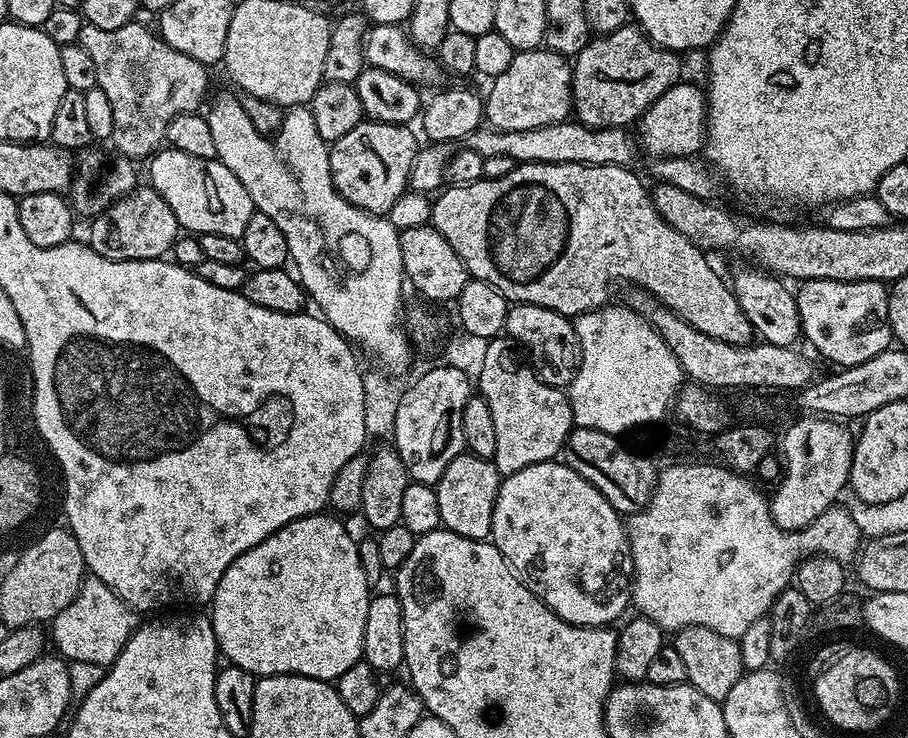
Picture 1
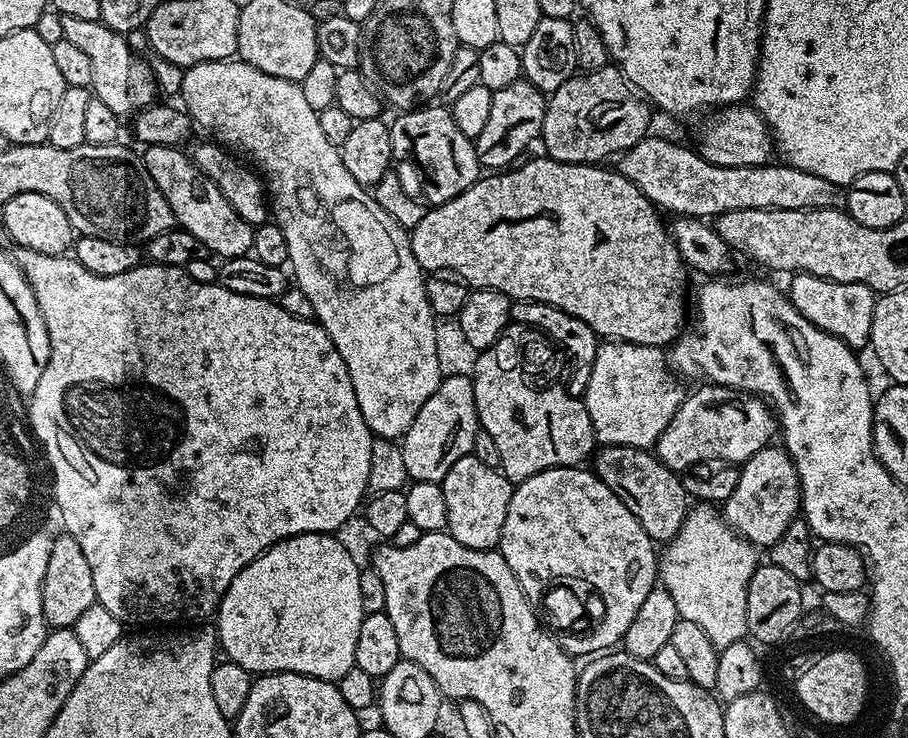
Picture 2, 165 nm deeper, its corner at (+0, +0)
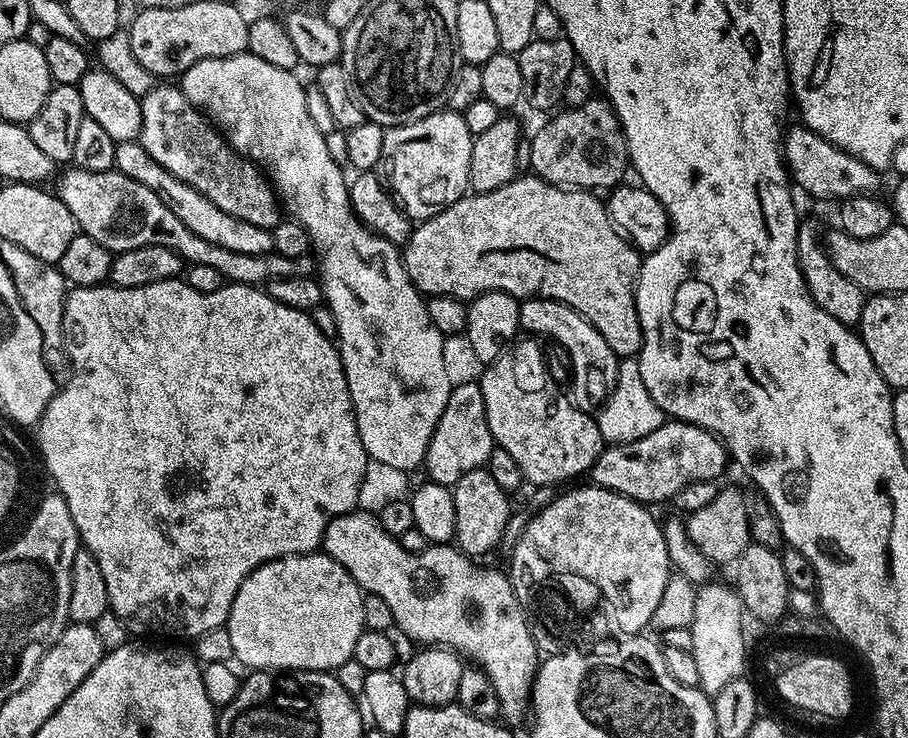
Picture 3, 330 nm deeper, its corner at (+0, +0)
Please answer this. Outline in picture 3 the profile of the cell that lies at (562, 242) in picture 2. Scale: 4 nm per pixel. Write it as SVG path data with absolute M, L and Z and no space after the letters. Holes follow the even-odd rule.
M520 174L511 180L506 186L489 192L465 194L458 202L454 202L446 210L442 210L437 216L429 220L417 223L412 230L412 237L403 245L402 255L404 265L414 282L416 289L421 294L428 296L456 296L458 299L468 302L483 292L508 292L517 298L539 298L542 300L557 300L566 306L570 306L579 316L585 316L591 322L598 334L606 338L610 350L614 350L617 358L632 358L639 353L644 344L640 319L636 309L636 277L640 275L642 256L639 251L618 231L612 219L608 216L608 210L603 199L600 200L595 191L582 188L566 188L558 184L551 184L540 179L535 174Z

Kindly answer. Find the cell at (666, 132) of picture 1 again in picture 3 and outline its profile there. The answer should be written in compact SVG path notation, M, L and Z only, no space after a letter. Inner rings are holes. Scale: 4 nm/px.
M789 127L784 133L782 151L785 165L795 187L799 191L801 188L802 191L817 196L820 200L839 202L847 196L872 194L877 191L876 187L880 184L881 173L877 169L866 166L866 162L846 154L846 150L834 146L829 140L809 128Z

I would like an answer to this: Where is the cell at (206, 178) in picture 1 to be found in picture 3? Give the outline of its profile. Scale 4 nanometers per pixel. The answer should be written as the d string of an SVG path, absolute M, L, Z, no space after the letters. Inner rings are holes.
M136 140L116 145L114 168L126 174L126 178L134 178L134 182L142 182L142 186L154 190L154 194L158 194L158 198L162 198L162 202L166 202L166 206L170 206L170 210L174 210L174 214L178 214L178 218L182 218L182 222L186 222L186 226L190 226L198 238L206 238L206 242L214 246L226 246L226 250L235 250L238 254L266 254L272 251L272 233L269 229L250 226L250 222L242 222L226 214L226 210L218 210L218 206L198 194L194 186L174 178L170 170L158 166L158 162L154 162L154 158L150 158L150 154L146 154L144 147Z

